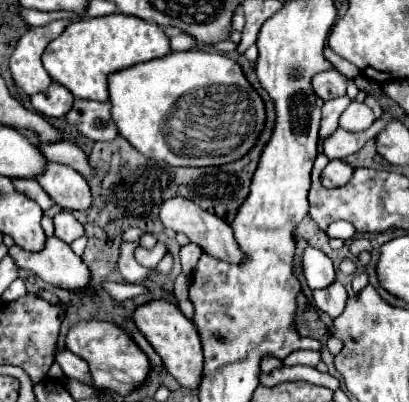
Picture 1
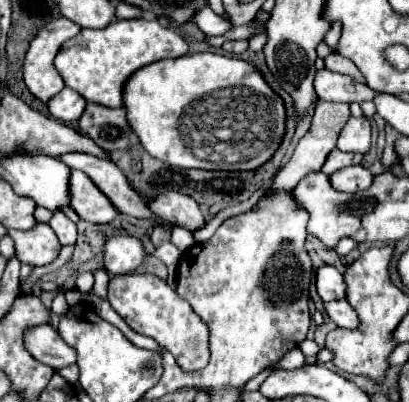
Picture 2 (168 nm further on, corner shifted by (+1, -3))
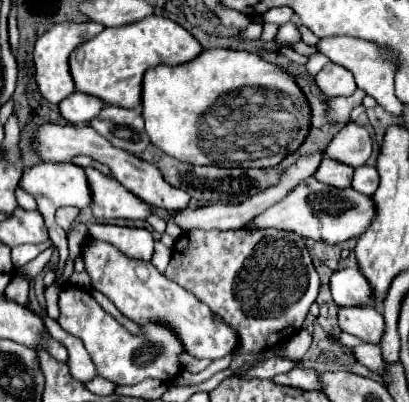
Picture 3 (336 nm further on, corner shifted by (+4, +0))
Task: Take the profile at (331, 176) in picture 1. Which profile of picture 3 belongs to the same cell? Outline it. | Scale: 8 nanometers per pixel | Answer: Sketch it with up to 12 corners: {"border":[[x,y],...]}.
{"border":[[370,165],[354,171],[352,187],[372,195],[378,189],[378,171]]}

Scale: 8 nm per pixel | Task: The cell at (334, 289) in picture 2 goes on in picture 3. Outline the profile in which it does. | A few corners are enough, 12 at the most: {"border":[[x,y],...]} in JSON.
{"border":[[358,269],[334,271],[336,305],[368,305],[372,289]]}

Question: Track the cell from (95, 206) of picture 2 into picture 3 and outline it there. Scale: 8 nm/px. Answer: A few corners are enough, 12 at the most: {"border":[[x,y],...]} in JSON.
{"border":[[86,167],[98,221],[146,219],[150,205]]}

